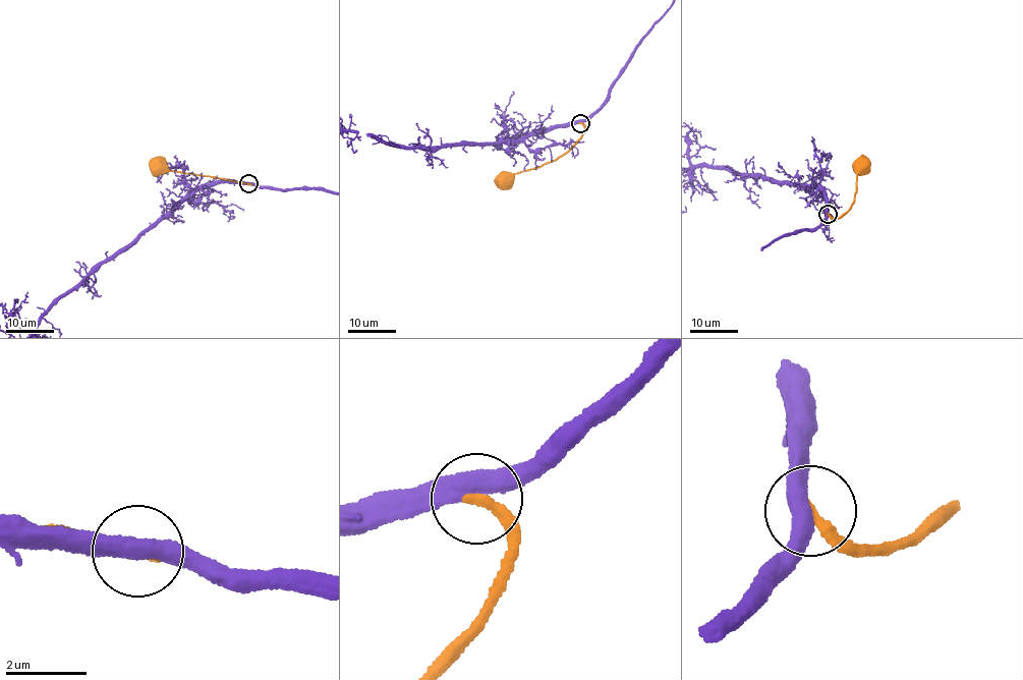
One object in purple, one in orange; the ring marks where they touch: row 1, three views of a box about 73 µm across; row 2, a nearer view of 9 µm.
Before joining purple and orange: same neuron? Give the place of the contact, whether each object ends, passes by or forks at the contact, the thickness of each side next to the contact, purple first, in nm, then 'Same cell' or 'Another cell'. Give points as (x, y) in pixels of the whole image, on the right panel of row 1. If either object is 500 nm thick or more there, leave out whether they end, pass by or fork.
Place: (828, 214). At the ring purple passes by. At the ring orange ends. Thickness 440 nm (purple) against 280 nm. Same cell

